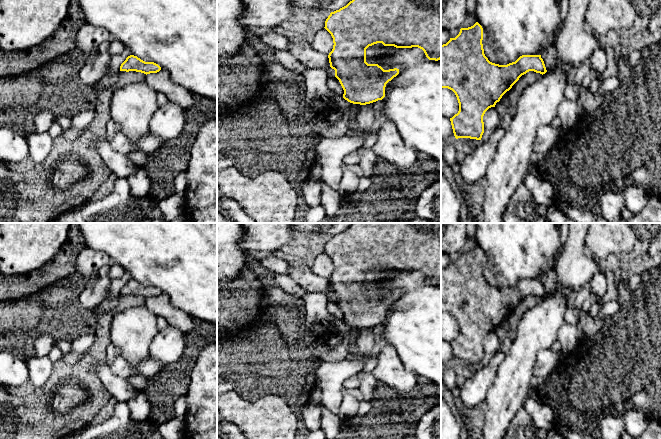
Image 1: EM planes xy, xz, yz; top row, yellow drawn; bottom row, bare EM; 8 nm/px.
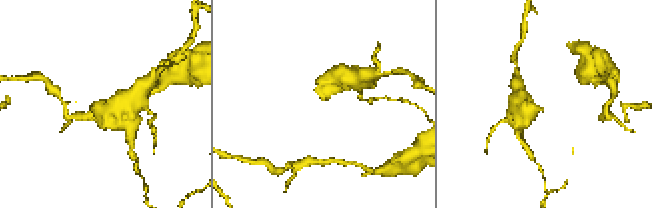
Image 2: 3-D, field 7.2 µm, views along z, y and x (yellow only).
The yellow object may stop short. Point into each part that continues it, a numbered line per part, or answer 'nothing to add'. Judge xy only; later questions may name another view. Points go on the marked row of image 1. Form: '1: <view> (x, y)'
nothing to add

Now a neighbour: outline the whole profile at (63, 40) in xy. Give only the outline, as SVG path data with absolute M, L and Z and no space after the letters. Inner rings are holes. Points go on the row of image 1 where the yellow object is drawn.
M71 0L59 28L43 43L20 52L0 49L0 77L26 74L76 48L76 37L86 19L77 0Z

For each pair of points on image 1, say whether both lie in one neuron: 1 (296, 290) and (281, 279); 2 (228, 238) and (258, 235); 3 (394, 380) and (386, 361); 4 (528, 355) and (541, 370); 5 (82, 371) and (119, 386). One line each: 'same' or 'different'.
1: same
2: different
3: same
4: different
5: different

